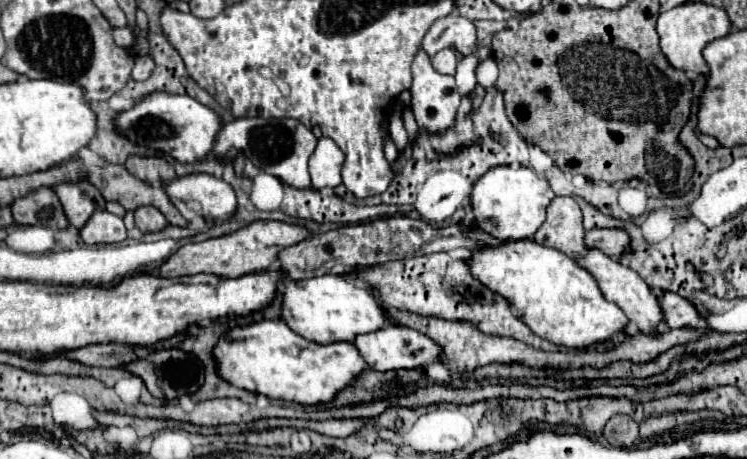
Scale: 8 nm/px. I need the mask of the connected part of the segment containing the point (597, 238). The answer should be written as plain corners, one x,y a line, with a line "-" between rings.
623,228
589,230
585,234
585,244
599,248
605,256
613,260
619,260
623,254
631,252
631,236

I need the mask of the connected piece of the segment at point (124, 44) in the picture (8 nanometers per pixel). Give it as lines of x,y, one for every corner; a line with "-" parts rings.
113,28
113,36
121,48
129,50
133,46
133,32
129,28

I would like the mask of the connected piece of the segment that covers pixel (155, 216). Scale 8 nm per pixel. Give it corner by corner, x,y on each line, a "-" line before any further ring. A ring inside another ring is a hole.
141,206
135,210
135,226
141,232
157,232
167,224
165,216
155,206

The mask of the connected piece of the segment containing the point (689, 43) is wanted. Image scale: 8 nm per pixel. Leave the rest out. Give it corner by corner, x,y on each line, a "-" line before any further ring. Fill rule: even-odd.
703,2
675,6
669,12
659,14
659,20
657,20
659,46
661,46
661,52
667,58
667,62
677,70
695,70
699,74
707,74
707,64
701,56
701,50
715,38
729,34
729,28
731,28
731,22
727,20
727,14
719,8
703,4

